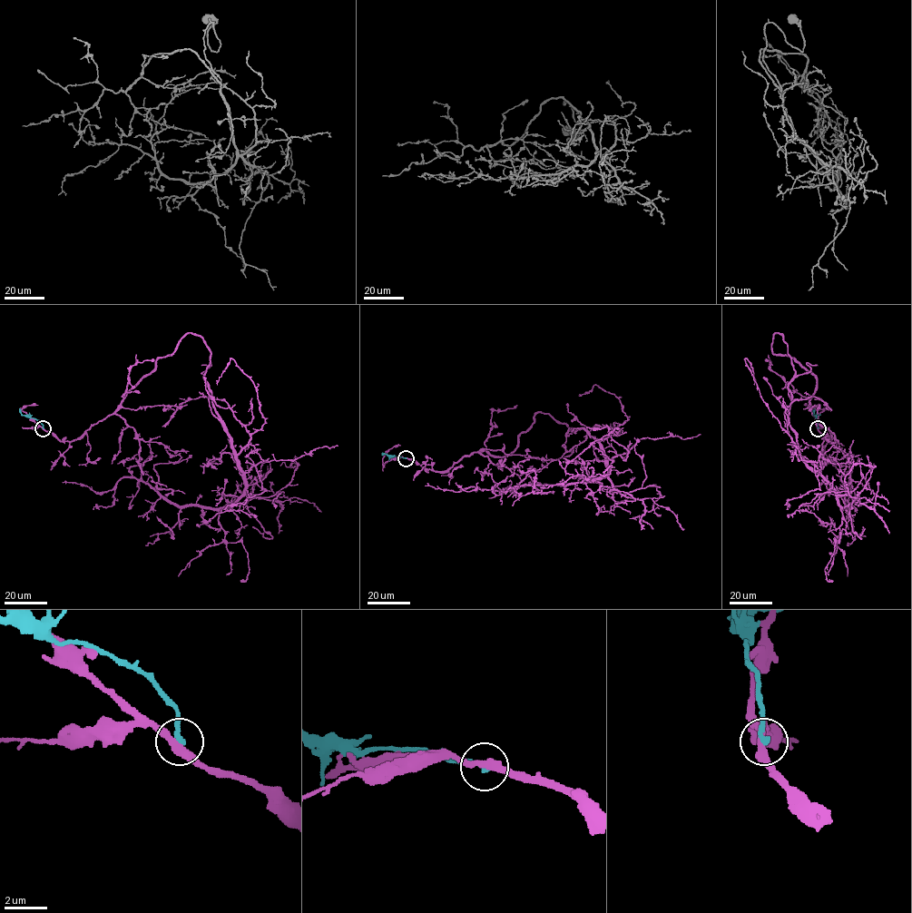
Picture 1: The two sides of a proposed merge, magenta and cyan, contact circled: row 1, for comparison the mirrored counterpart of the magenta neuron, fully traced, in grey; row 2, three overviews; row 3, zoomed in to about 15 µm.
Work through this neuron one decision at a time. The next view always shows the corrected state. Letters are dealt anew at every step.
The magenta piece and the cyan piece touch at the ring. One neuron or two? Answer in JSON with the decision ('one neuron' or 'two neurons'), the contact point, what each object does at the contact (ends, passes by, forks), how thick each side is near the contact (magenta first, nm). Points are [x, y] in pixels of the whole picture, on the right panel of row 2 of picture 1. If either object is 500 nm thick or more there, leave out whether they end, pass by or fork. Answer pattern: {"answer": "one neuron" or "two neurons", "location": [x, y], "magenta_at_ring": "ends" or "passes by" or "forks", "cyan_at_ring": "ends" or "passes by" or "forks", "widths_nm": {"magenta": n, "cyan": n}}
{"answer": "two neurons", "location": [818, 428], "magenta_at_ring": "passes by", "cyan_at_ring": "ends", "widths_nm": {"magenta": 380, "cyan": 280}}

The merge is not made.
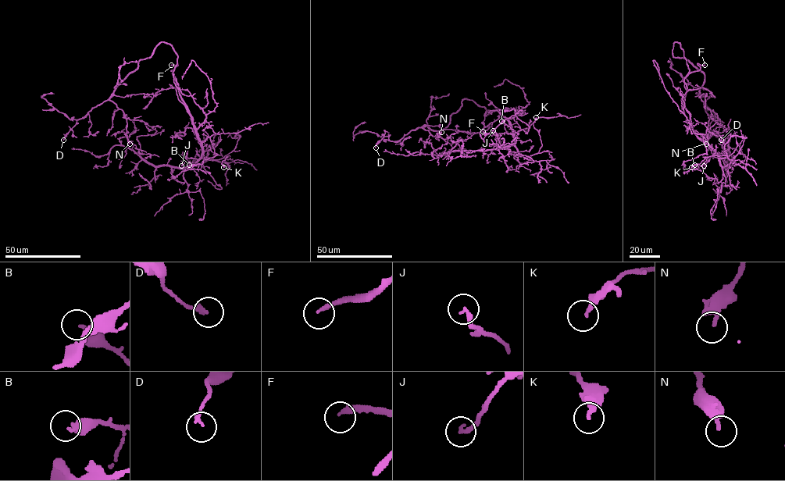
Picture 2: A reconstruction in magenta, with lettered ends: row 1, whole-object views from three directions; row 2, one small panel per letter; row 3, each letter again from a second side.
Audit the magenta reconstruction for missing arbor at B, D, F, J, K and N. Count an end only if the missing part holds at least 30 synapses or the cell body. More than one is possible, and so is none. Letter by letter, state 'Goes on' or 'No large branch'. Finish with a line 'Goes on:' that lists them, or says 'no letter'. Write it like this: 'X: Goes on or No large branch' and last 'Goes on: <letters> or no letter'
B: No large branch
D: No large branch
F: Goes on
J: No large branch
K: No large branch
N: No large branch
Goes on: F

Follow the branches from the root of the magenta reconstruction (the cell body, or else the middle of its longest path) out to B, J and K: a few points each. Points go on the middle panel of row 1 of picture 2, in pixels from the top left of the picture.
B: (485, 113), (488, 110), (490, 112), (497, 110), (508, 121), (515, 141), (517, 133), (501, 121)
J: (485, 113), (488, 110), (490, 112), (497, 110), (507, 119), (514, 143), (508, 147), (503, 147), (493, 130)
K: (485, 113), (497, 110), (507, 119), (514, 144), (525, 158), (537, 154), (541, 145), (533, 126), (536, 117)

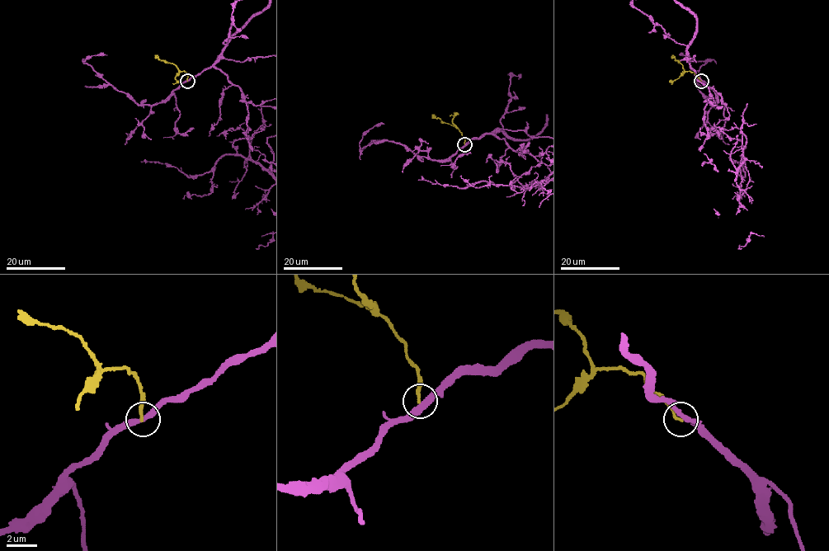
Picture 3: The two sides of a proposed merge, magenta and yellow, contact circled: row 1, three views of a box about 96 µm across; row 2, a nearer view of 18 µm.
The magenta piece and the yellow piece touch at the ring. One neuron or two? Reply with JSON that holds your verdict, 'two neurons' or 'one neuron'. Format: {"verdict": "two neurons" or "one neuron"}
{"verdict": "two neurons"}

